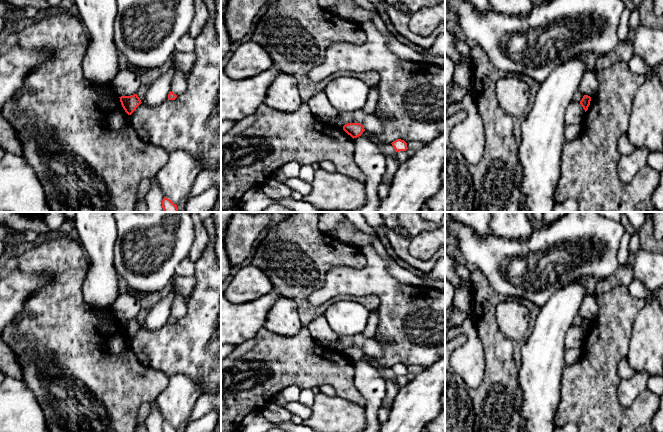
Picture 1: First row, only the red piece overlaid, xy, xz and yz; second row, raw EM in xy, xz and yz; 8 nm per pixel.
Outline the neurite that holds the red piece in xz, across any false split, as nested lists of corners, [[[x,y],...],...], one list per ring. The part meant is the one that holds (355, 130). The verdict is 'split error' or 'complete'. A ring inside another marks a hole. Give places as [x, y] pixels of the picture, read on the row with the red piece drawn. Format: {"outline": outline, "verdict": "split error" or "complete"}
{"outline": [[[348,123],[343,126],[343,130],[353,139],[362,135],[365,131],[364,126],[360,123]]], "verdict": "complete"}

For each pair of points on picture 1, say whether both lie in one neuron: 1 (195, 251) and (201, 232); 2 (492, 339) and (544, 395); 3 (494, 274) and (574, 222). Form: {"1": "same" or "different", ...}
{"1": "same", "2": "different", "3": "same"}

